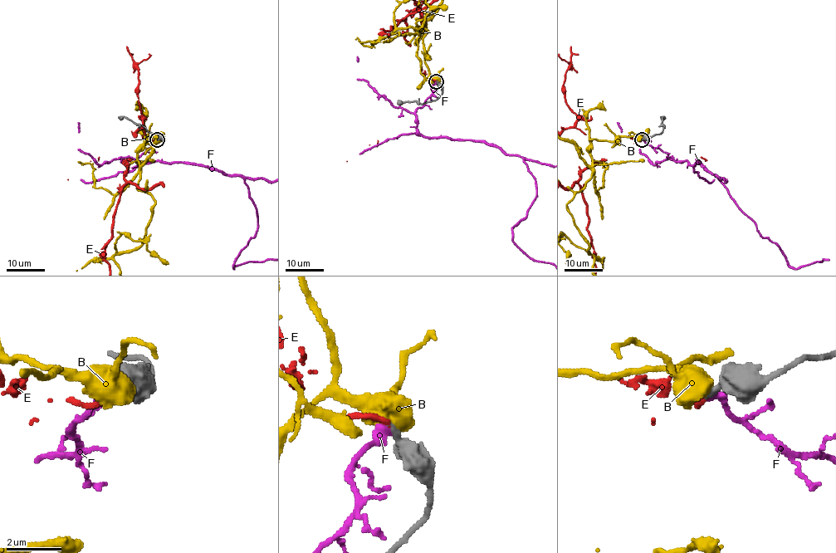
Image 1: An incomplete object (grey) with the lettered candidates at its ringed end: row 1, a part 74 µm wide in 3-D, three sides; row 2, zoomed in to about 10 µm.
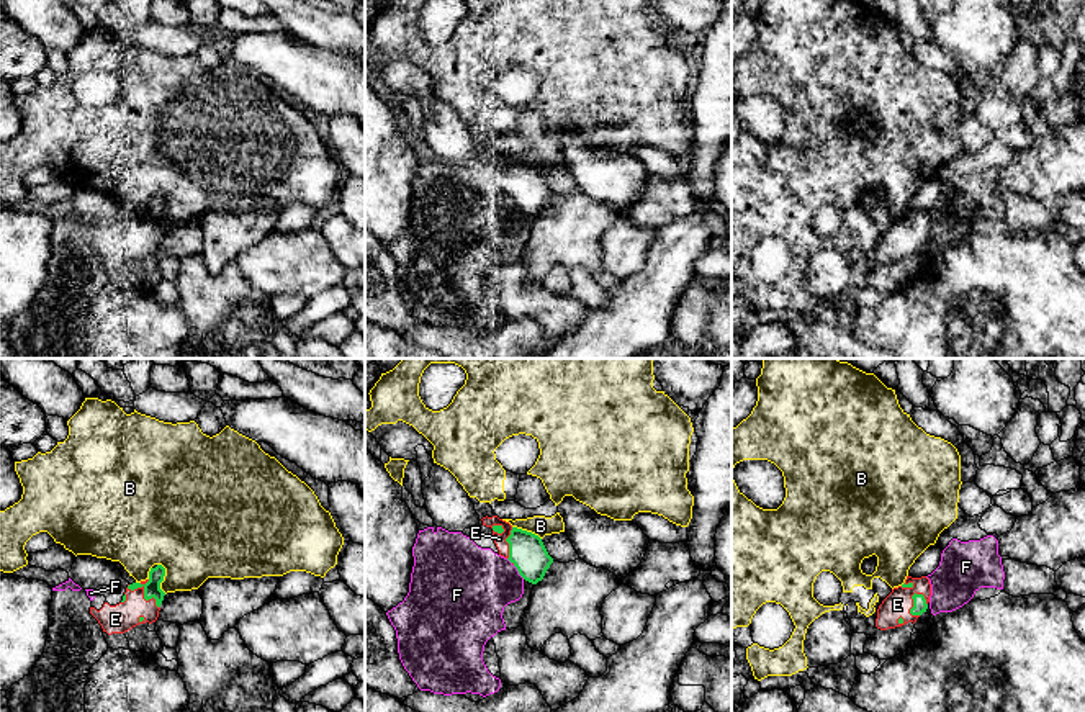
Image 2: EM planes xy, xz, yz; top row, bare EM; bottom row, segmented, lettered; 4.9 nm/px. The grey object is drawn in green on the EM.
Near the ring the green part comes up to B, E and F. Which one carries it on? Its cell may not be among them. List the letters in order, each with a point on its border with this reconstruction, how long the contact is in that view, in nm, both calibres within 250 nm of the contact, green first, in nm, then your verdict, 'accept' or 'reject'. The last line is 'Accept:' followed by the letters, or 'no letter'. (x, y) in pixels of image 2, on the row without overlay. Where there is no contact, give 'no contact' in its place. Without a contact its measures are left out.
B: xy (162, 211) | 160 nm | 80/400 nm | reject
E: xy (144, 228) | 200 nm | 80/140 nm | accept
F: xz (516, 200) | 140 nm | 180/400 nm | reject
Accept: E

